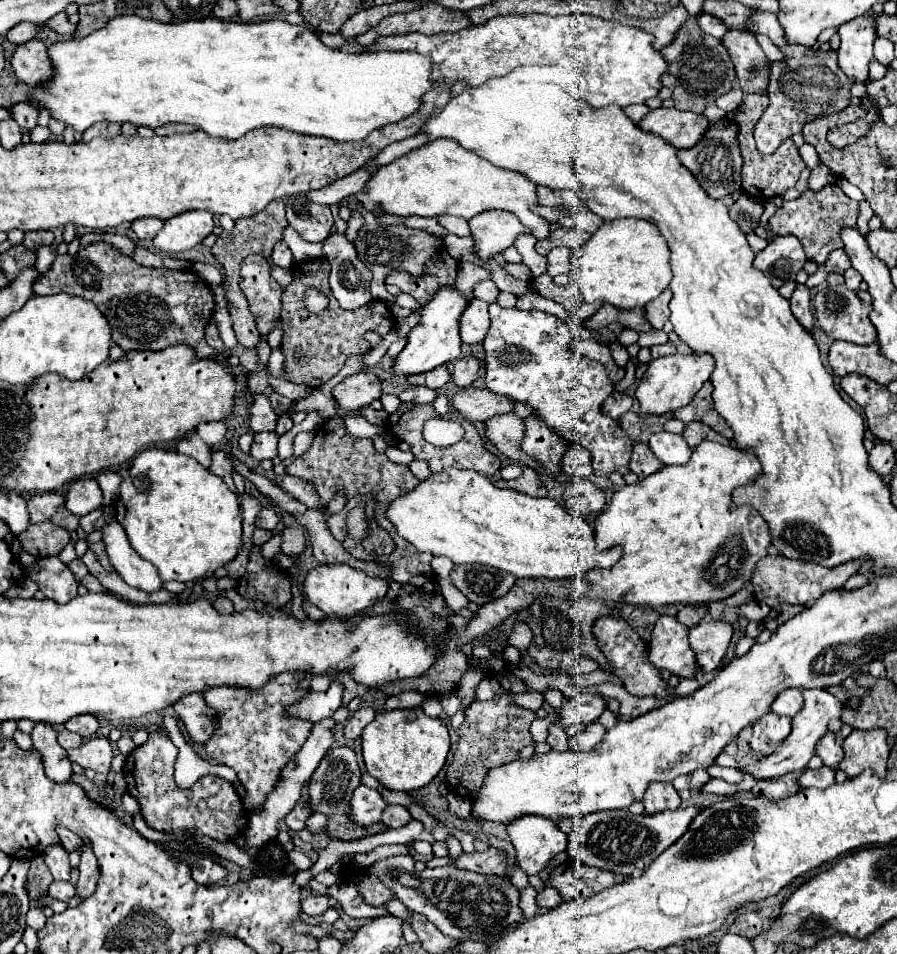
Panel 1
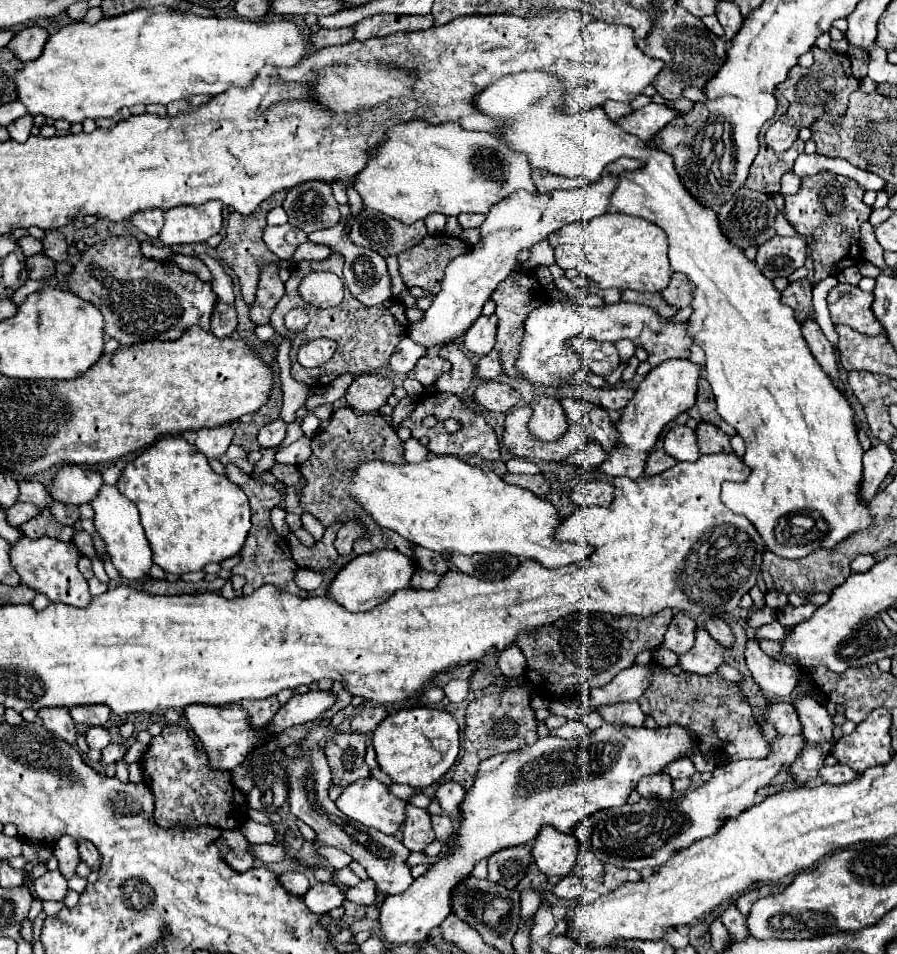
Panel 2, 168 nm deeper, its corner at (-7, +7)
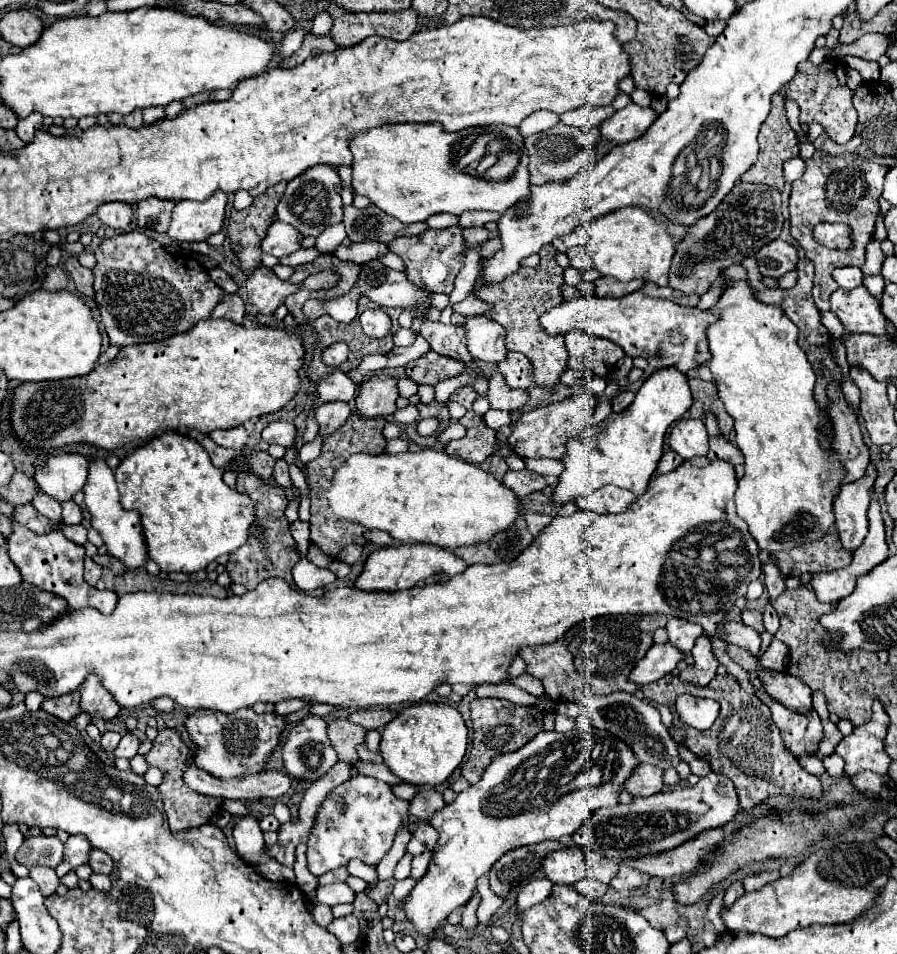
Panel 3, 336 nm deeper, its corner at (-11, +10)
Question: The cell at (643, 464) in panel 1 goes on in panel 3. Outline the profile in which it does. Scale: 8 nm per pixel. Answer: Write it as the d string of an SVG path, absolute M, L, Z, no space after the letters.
M667 449L665 453L663 453L663 457L659 459L659 465L657 465L657 475L663 475L663 473L669 473L669 471L673 471L673 469L677 469L679 465L683 463L683 457L679 457L675 451L671 451L671 449Z

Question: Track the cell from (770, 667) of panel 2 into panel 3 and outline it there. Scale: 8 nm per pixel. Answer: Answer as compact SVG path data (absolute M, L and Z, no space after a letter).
M731 621L721 631L721 639L727 641L727 643L743 647L745 651L749 651L755 657L761 657L761 639L759 639L759 633L753 627Z

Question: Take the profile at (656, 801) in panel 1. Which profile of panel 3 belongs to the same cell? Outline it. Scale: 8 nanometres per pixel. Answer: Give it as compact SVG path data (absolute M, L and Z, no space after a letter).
M639 765L639 769L635 769L635 773L627 779L625 789L631 795L655 795L663 789L663 769L655 767L655 765Z

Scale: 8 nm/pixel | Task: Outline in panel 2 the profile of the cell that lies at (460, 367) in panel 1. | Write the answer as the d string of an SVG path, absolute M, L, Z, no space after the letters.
M489 352L487 356L483 356L477 364L477 376L483 380L495 380L499 374L503 374L503 366L501 366L501 358L499 352Z

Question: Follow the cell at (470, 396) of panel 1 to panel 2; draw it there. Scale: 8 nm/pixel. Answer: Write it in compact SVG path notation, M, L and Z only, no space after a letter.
M497 380L479 384L473 392L473 398L489 412L509 412L521 400L521 396L515 388L511 388L509 384L497 382Z

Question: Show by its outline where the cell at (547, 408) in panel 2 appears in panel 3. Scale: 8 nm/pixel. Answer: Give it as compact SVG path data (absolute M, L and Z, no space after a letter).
M547 245L541 251L541 263L533 267L521 267L517 273L507 277L501 285L485 285L477 297L483 301L489 301L493 305L493 311L487 315L493 321L497 321L505 331L505 347L507 351L521 351L531 361L531 379L539 389L555 391L559 377L567 369L567 349L563 345L563 337L551 337L547 335L541 325L539 317L559 305L563 301L559 287L563 285L563 267L555 263L555 247Z

